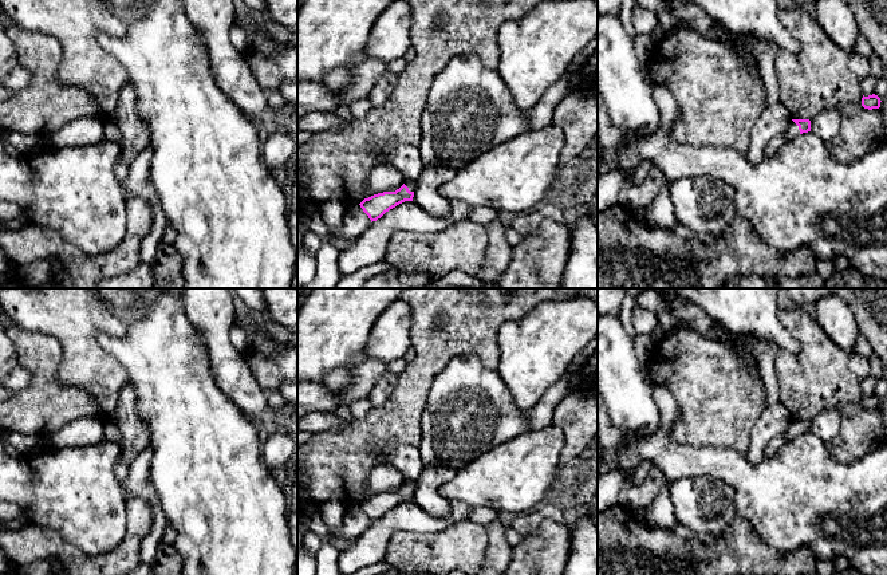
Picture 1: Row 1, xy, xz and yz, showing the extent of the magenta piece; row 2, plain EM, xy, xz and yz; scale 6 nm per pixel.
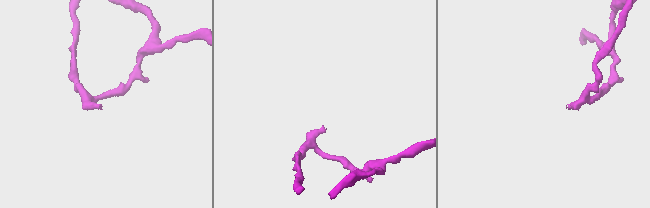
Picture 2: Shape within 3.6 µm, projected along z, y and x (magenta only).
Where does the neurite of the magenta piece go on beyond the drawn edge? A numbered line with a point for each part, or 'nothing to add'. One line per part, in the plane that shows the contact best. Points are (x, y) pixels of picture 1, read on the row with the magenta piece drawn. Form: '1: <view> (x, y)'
1: yz (792, 132)

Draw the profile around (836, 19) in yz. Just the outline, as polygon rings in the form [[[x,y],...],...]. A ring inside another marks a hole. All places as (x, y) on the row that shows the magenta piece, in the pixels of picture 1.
[[[817,0],[816,21],[824,32],[845,52],[854,52],[860,29],[855,13],[844,0]]]

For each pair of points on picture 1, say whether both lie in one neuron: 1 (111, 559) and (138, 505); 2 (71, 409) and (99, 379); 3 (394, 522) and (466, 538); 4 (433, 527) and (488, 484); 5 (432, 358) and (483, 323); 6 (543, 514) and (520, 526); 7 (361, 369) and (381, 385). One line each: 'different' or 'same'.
1: same
2: different
3: different
4: different
5: same
6: same
7: different

